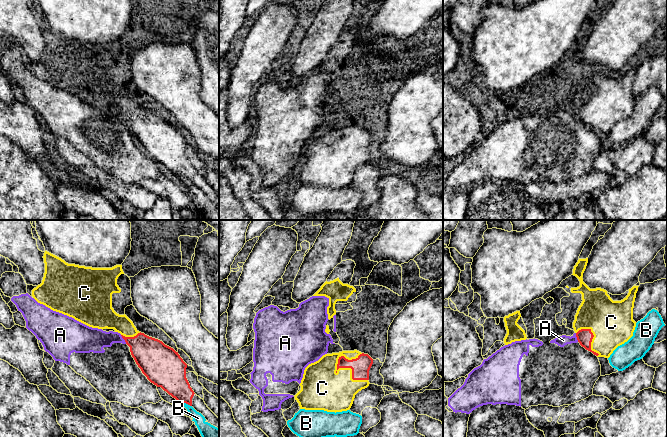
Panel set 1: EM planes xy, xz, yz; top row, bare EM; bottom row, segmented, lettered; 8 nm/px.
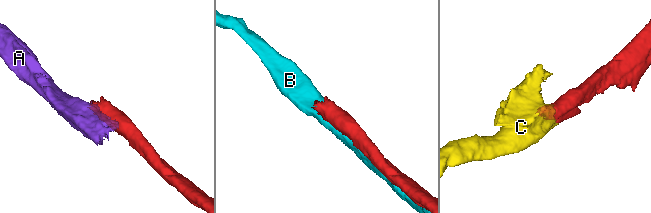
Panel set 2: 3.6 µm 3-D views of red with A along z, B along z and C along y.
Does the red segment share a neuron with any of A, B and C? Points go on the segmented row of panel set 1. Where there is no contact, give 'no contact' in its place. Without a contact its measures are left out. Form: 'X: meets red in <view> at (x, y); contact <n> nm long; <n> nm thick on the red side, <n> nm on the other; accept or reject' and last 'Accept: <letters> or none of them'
A: meets red in xy at (123, 338); contact 90 nm long; 260 nm thick on the red side, 190 nm on the other; reject
B: meets red in xy at (186, 403); contact 90 nm long; 240 nm thick on the red side, 100 nm on the other; reject
C: meets red in xz at (351, 368); contact 300 nm long; 150 nm thick on the red side, 320 nm on the other; accept
Accept: C

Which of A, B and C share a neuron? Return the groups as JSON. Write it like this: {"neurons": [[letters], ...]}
{"neurons": [["A"], ["B"], ["C"]]}

